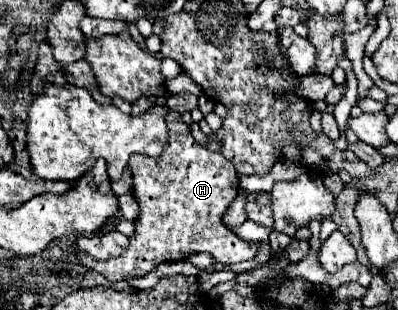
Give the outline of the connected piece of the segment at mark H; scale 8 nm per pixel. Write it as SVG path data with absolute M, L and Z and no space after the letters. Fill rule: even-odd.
M173 111L165 117L169 125L169 143L159 157L133 155L129 169L133 173L133 195L141 205L141 217L135 223L135 237L123 255L109 261L93 261L79 251L85 267L95 269L107 281L127 281L145 277L159 263L181 261L193 253L211 253L219 263L231 265L253 259L257 245L239 241L237 235L223 225L223 211L239 193L239 179L235 165L221 155L221 151L203 149L191 135L191 127Z

